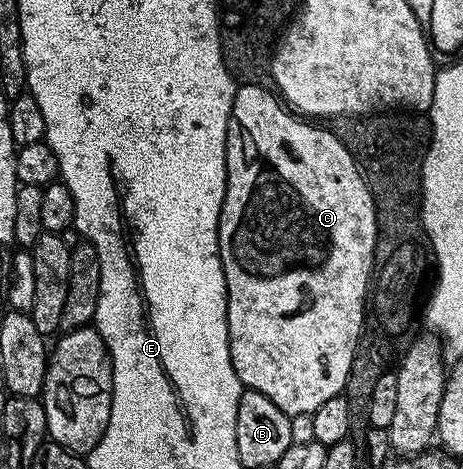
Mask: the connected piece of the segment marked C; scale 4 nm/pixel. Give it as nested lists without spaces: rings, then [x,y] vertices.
[[[261,84],[238,85],[233,92],[231,116],[227,124],[225,141],[227,188],[217,225],[217,253],[221,255],[227,292],[229,351],[235,376],[239,376],[244,389],[267,396],[267,400],[271,400],[275,408],[279,408],[287,415],[312,415],[319,408],[319,404],[327,404],[327,400],[344,391],[347,376],[351,372],[351,360],[357,351],[357,341],[361,339],[361,326],[365,323],[365,299],[373,272],[373,253],[377,247],[377,210],[373,207],[369,185],[365,183],[365,175],[358,168],[356,158],[337,139],[332,129],[320,130],[317,127],[320,125],[302,120],[296,113],[290,112],[282,105],[272,89],[269,91],[264,90],[265,88]]]

